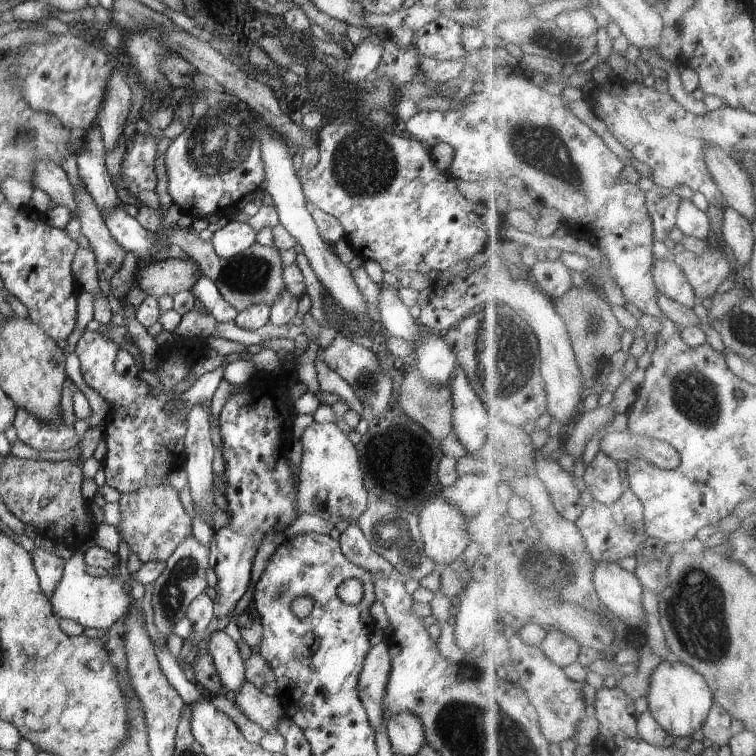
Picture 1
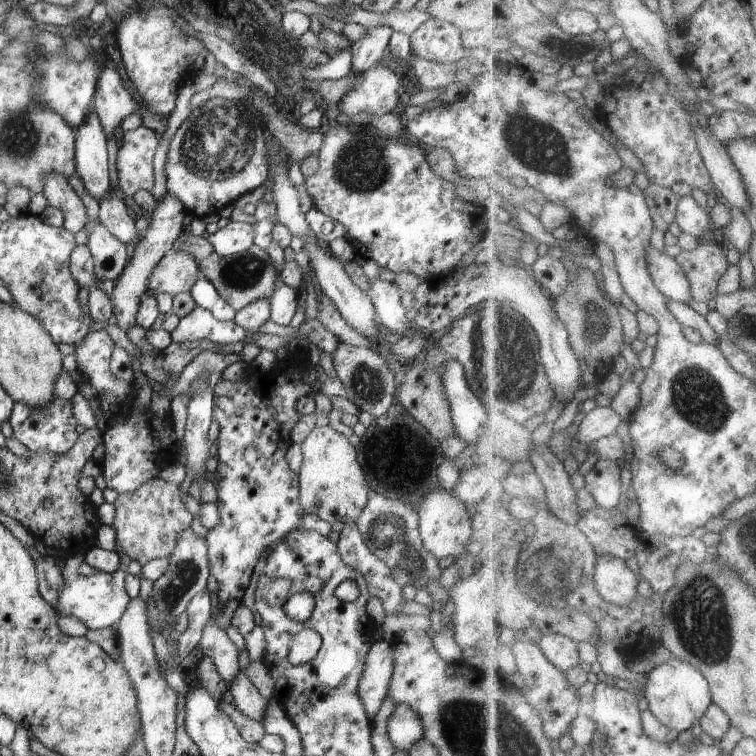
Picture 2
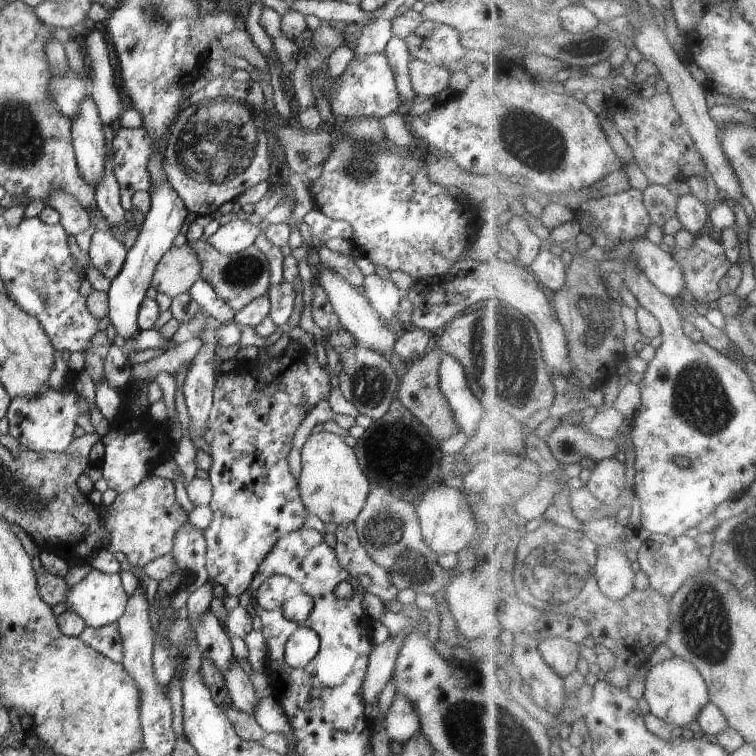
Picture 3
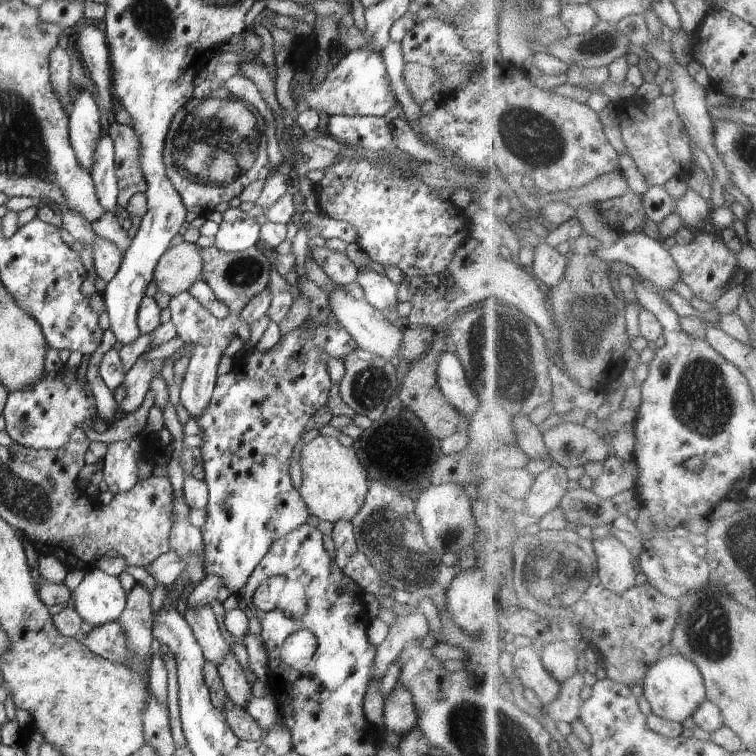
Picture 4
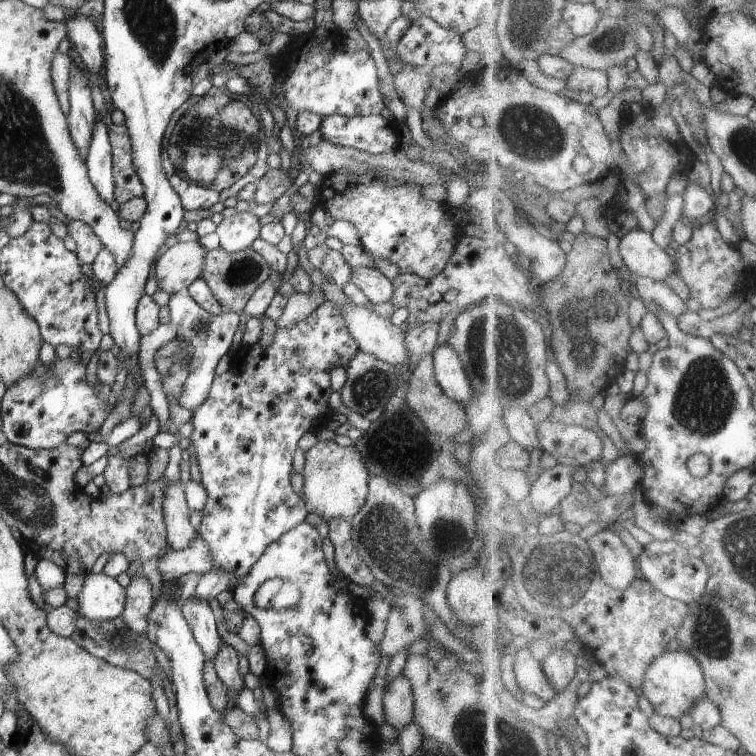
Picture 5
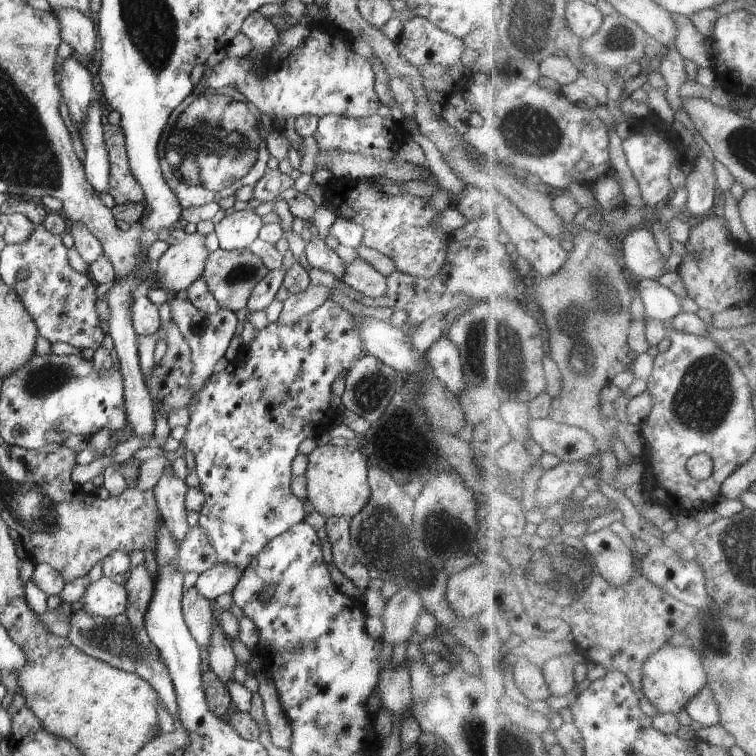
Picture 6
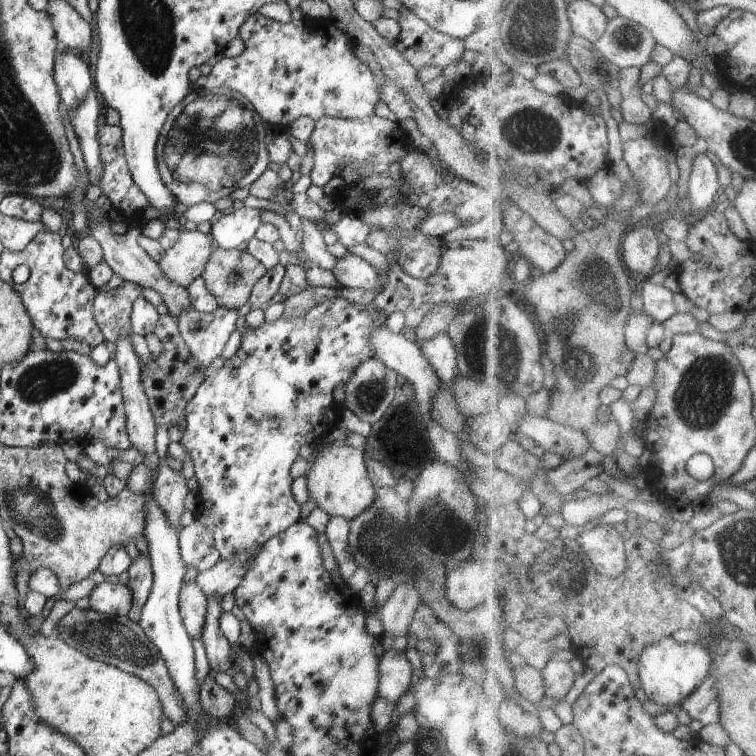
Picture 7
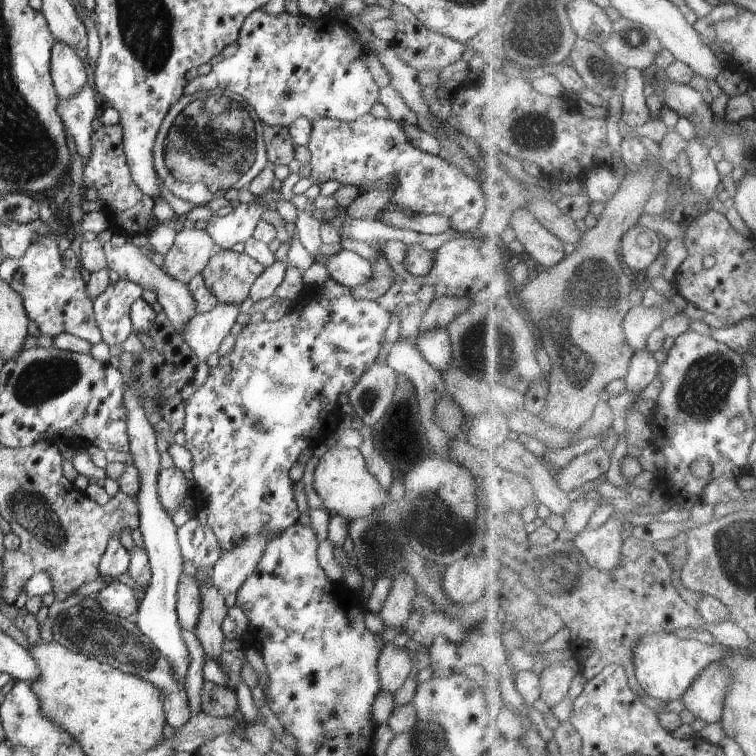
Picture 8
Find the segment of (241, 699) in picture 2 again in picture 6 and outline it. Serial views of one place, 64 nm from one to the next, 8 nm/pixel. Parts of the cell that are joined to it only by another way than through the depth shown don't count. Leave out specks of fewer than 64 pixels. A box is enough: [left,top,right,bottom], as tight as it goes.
[208,616,239,683]

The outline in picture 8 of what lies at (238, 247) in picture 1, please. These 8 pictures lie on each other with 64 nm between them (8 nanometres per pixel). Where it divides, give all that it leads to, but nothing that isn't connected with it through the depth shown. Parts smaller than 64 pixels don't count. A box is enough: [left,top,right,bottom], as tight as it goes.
[205,197,272,249]

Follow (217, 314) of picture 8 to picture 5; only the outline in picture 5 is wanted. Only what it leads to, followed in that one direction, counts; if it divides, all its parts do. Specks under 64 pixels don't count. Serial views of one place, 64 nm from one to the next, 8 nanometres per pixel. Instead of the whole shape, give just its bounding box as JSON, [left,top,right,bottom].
[168,292,240,412]

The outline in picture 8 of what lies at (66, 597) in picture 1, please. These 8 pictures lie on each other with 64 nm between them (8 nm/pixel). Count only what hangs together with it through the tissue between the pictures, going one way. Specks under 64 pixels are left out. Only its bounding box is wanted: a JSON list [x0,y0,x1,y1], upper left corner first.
[94,581,142,619]

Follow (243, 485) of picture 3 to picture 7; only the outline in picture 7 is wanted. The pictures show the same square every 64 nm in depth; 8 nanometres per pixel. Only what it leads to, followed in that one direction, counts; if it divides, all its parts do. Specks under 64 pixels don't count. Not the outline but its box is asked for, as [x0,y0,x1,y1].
[179,296,388,559]

